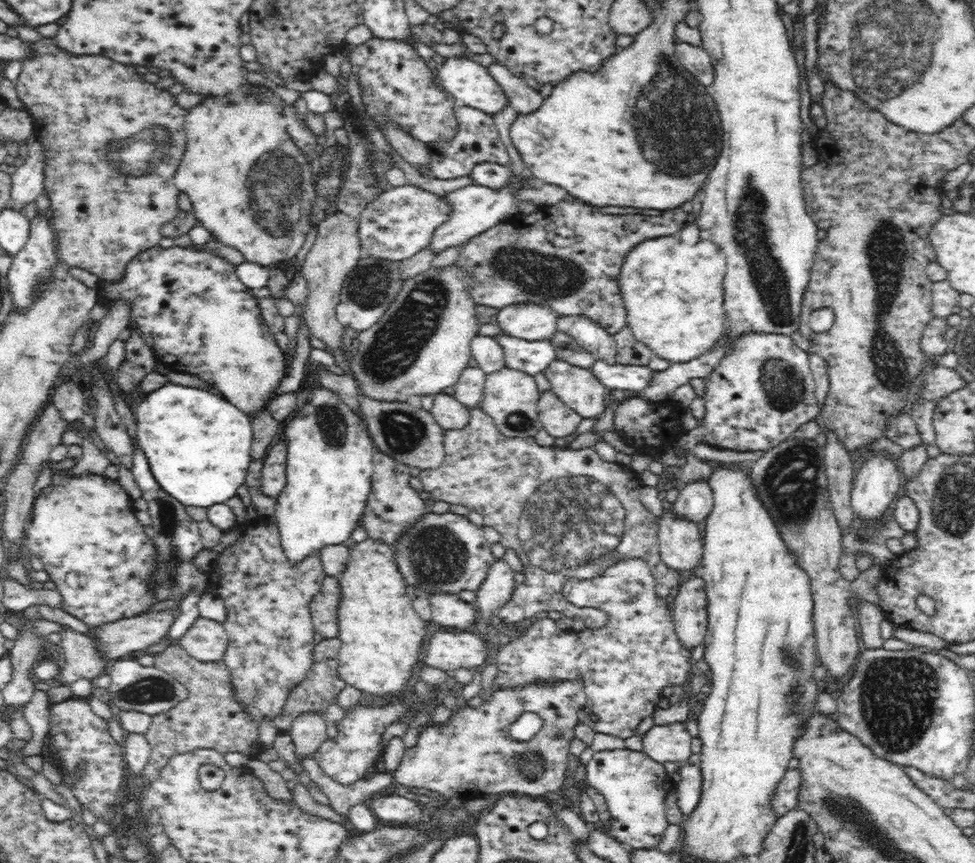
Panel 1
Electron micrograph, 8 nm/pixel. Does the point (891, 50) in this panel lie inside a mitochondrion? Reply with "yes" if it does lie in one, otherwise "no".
yes

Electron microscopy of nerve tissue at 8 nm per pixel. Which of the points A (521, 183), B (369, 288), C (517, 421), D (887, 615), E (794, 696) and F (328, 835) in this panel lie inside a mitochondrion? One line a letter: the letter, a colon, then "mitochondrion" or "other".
A: other
B: mitochondrion
C: mitochondrion
D: other
E: mitochondrion
F: other

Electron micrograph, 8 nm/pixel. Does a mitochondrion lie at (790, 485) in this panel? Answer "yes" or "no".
yes

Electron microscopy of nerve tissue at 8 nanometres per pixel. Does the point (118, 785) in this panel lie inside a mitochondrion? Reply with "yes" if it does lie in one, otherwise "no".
no

